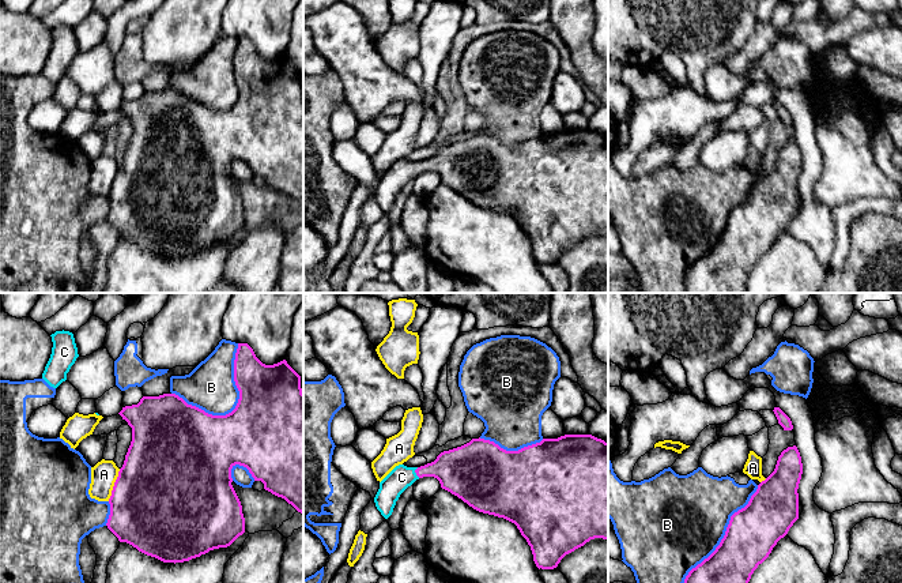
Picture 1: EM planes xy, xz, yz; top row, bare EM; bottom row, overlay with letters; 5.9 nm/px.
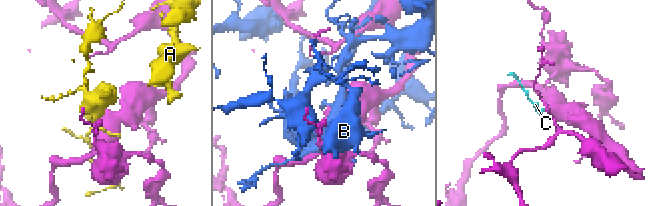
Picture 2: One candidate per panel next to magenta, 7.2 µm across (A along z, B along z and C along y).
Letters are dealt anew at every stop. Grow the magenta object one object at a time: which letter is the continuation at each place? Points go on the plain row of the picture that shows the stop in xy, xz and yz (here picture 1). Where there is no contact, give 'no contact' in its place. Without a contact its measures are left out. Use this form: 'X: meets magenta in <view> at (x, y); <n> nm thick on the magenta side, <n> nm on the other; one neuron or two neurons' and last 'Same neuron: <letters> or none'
A: meets magenta in xy at (114, 180); 500 nm thick on the magenta side, 160 nm on the other; two neurons
B: meets magenta in xy at (236, 102); 500 nm thick on the magenta side, 280 nm on the other; two neurons
C: meets magenta in xz at (415, 166); 260 nm thick on the magenta side, 140 nm on the other; one neuron
Same neuron: C

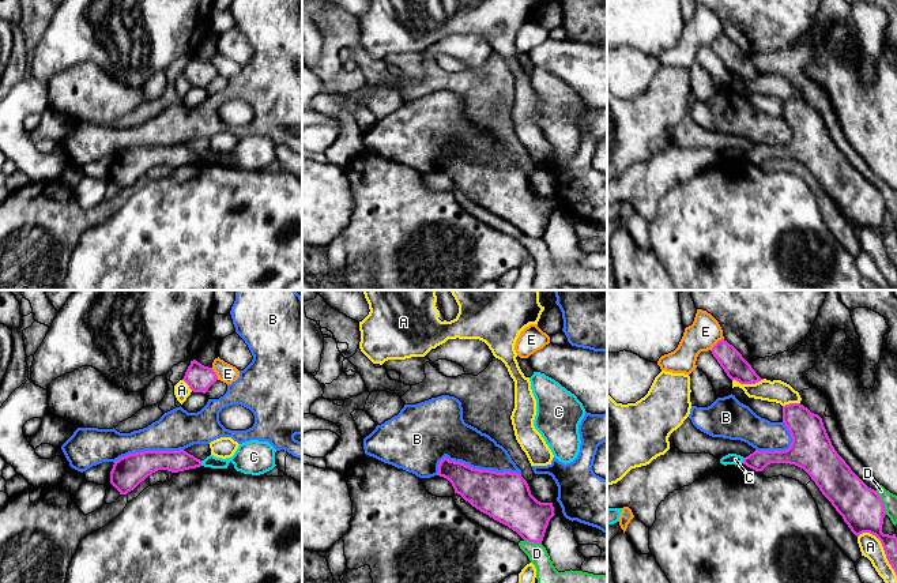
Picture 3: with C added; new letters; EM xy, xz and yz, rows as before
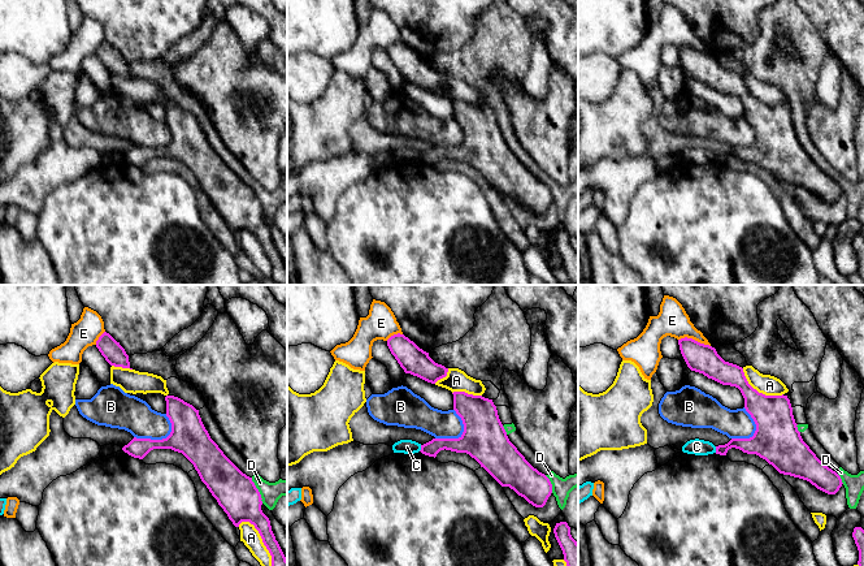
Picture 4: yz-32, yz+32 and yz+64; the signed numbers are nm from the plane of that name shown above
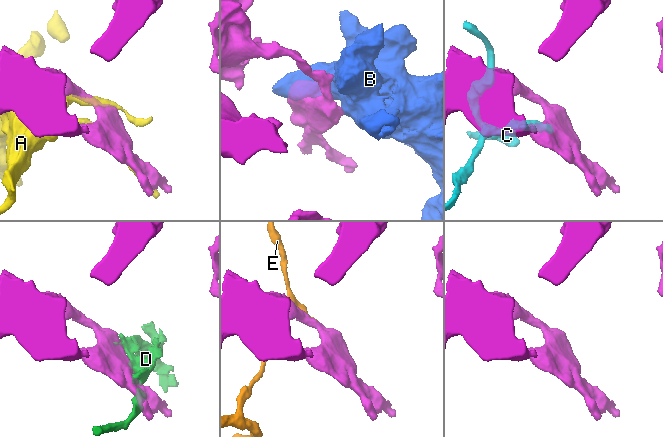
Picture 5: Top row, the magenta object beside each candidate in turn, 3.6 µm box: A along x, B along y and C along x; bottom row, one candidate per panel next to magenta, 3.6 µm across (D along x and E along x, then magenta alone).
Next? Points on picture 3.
A: meets magenta in yz at (884, 244); 240 nm thick on the magenta side, 130 nm on the other; two neurons
B: meets magenta in xz at (474, 164); 280 nm thick on the magenta side, 240 nm on the other; two neurons
C: meets magenta in xy at (200, 158); 130 nm thick on the magenta side, 130 nm on the other; two neurons
D: meets magenta in yz at (882, 198); 260 nm thick on the magenta side, 80 nm on the other; two neurons
E: meets magenta in yz at (716, 38); 140 nm thick on the magenta side, 190 nm on the other; two neurons
Same neuron: none

